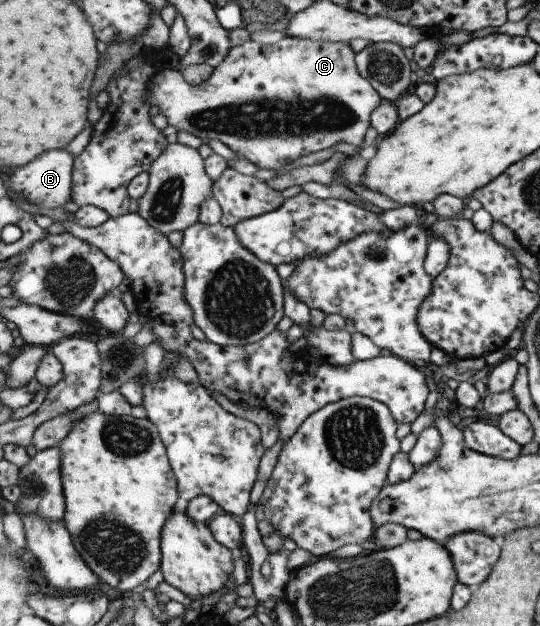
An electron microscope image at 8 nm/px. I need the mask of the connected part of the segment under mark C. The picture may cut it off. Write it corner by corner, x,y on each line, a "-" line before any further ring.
286,37
275,44
249,40
234,46
228,59
216,68
209,81
191,85
182,69
161,71
147,89
147,101
160,107
170,125
203,139
219,139
235,153
241,153
259,168
280,170
295,160
329,149
337,143
365,146
367,131
373,127
375,109
384,97
372,81
361,75
357,54
350,43
313,41

